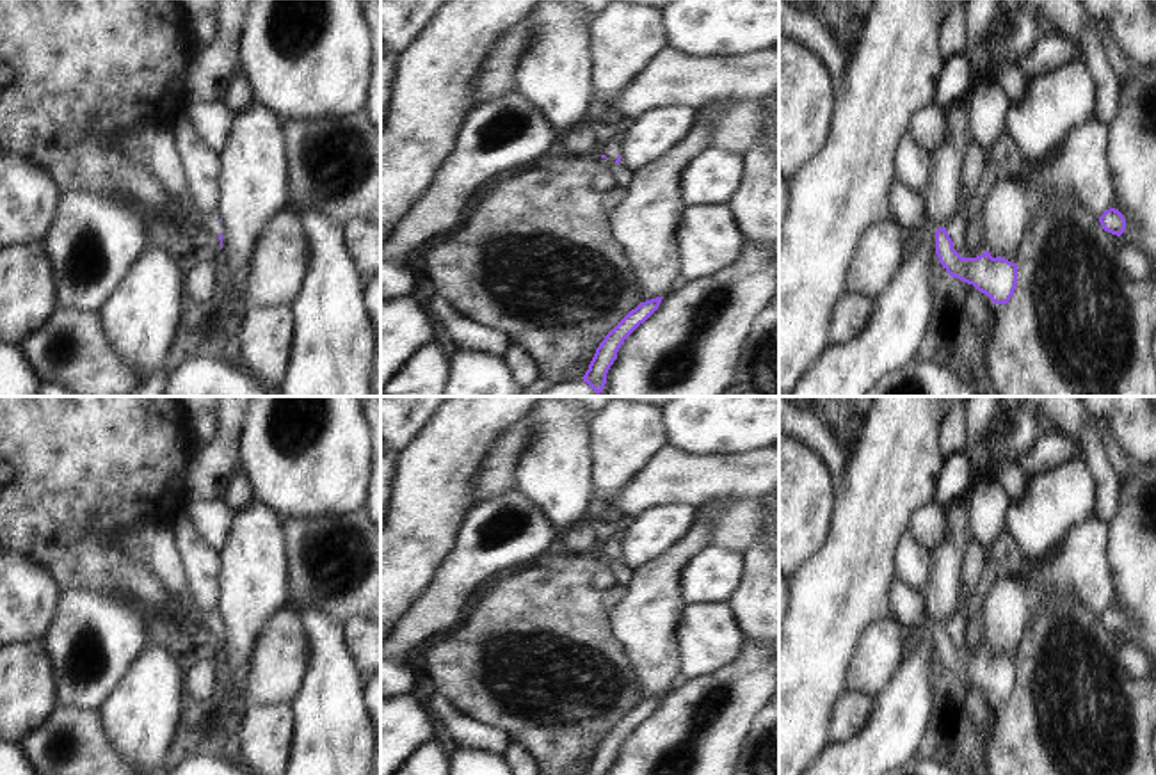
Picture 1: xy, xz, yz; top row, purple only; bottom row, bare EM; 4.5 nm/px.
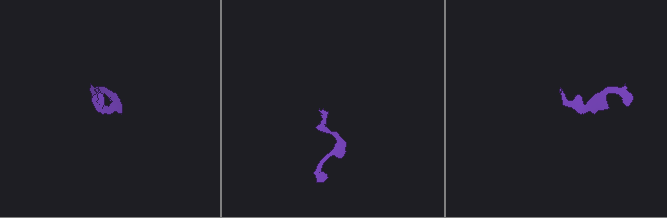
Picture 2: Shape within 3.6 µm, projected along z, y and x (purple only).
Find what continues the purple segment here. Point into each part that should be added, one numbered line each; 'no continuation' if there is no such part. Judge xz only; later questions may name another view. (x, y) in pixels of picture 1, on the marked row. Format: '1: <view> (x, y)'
1: xz (610, 148)

